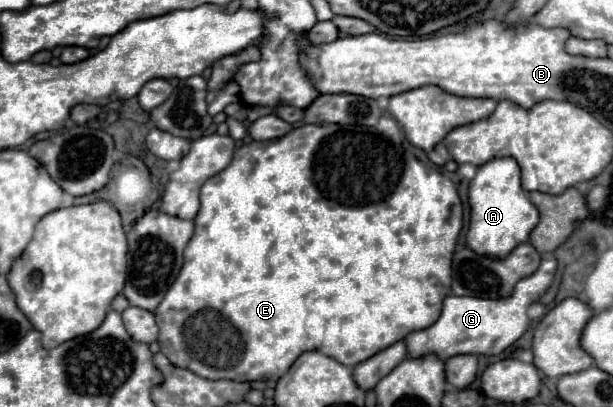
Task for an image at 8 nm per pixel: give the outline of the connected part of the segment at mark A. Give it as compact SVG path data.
M496 158L478 168L470 182L470 226L466 242L476 254L506 258L520 242L528 242L528 234L536 228L538 210L530 202L528 192L520 186L520 168L514 158Z

